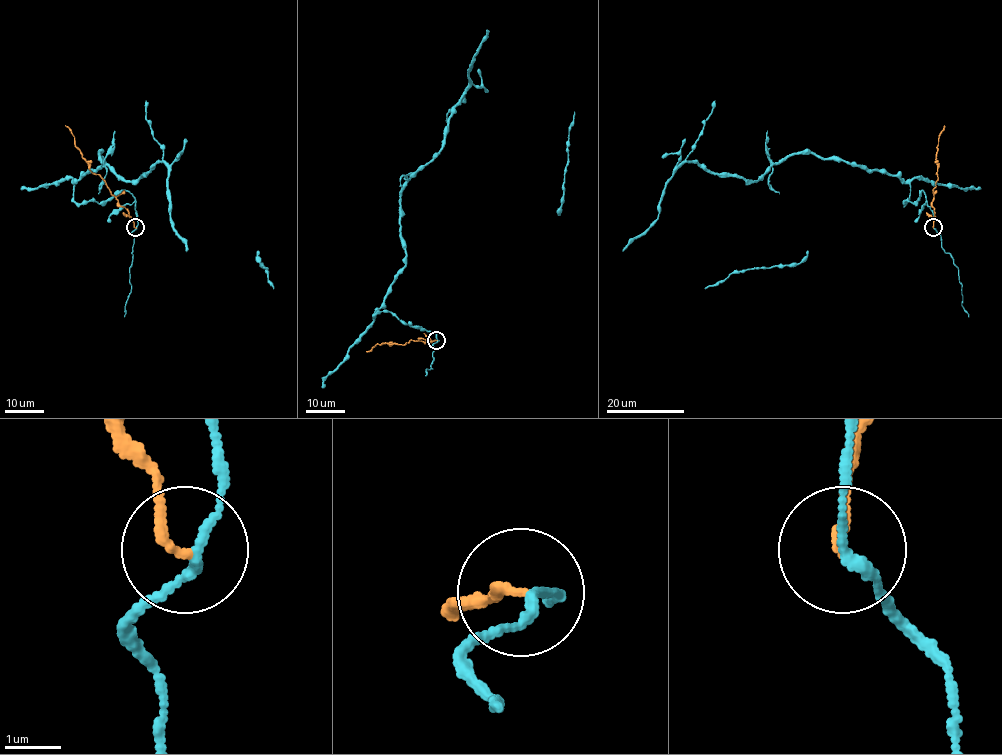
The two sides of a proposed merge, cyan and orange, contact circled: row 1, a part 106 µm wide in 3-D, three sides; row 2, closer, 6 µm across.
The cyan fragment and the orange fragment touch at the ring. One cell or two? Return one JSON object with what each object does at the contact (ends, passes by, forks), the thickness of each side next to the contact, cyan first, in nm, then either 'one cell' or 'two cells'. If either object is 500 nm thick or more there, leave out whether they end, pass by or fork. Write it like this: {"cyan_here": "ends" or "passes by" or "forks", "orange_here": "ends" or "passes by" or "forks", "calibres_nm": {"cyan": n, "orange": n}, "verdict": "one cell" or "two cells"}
{"cyan_here": "passes by", "orange_here": "ends", "calibres_nm": {"cyan": 160, "orange": 190}, "verdict": "two cells"}

